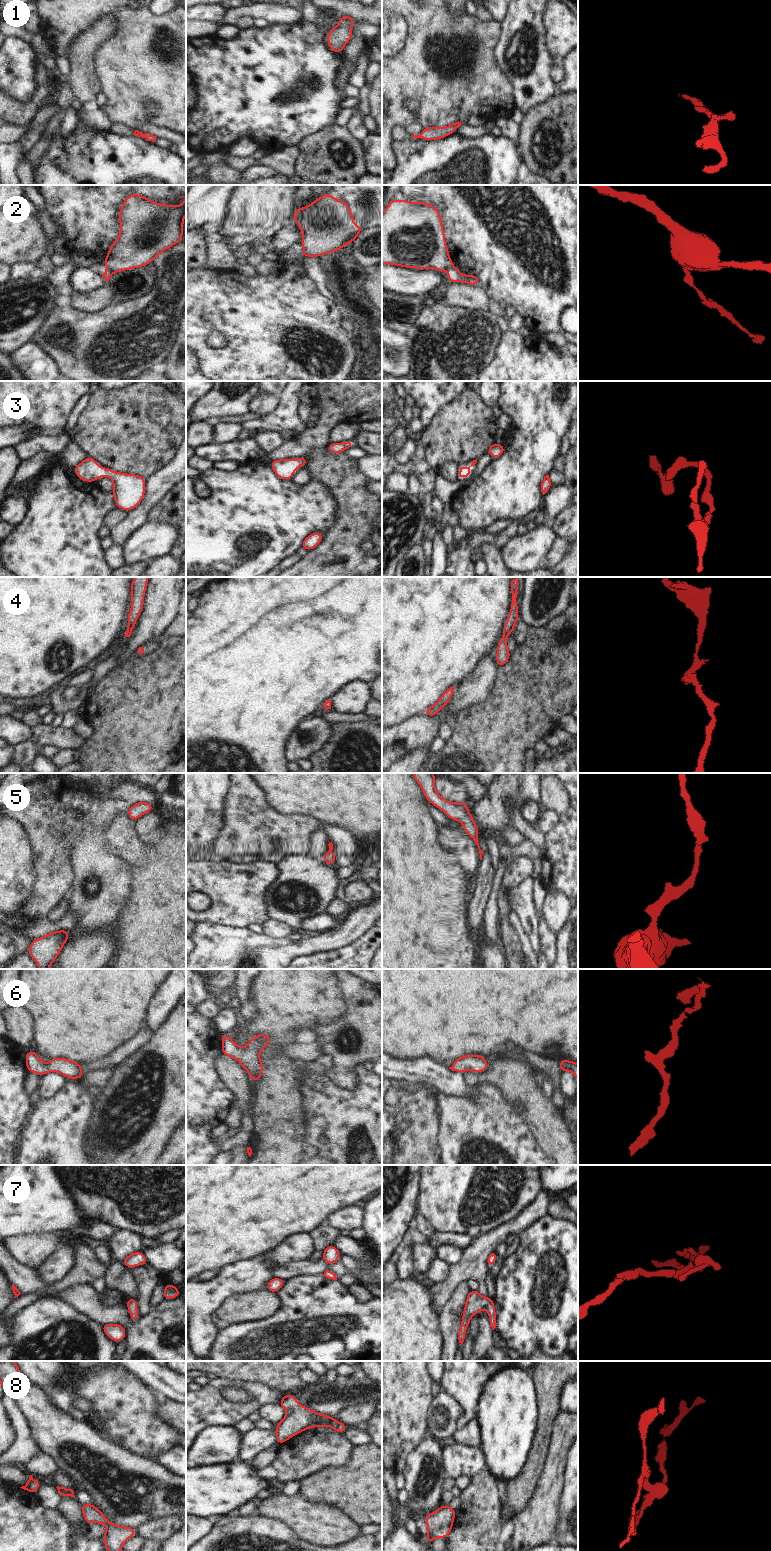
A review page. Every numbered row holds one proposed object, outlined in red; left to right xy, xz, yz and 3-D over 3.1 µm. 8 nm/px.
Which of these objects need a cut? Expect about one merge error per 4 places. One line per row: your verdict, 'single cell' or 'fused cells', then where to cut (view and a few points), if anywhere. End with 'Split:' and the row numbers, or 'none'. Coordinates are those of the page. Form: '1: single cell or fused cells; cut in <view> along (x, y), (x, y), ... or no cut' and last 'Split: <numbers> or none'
1: single cell; no cut
2: fused cells; cut in xy along (107, 266), (113, 272)
3: single cell; no cut
4: single cell; no cut
5: single cell; no cut
6: single cell; no cut
7: single cell; no cut
8: single cell; no cut
Split: 2

